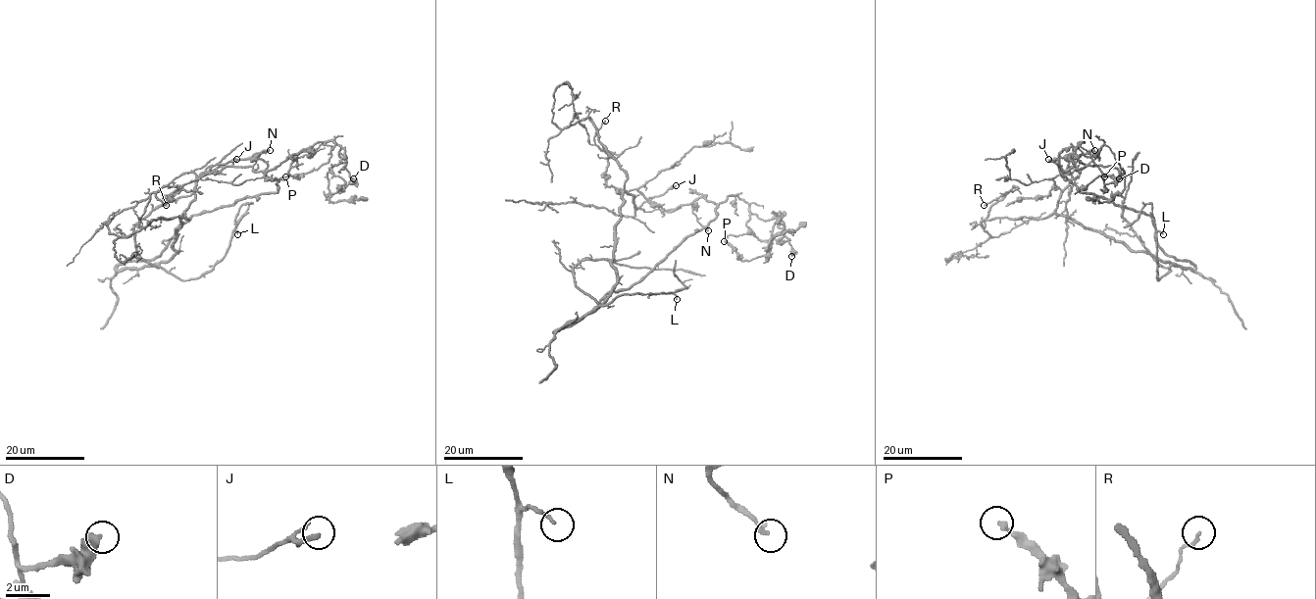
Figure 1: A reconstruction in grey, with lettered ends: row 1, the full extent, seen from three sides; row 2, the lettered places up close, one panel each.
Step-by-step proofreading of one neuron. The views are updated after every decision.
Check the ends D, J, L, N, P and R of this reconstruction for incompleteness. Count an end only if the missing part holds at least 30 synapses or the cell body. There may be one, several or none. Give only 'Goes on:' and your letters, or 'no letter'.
Goes on: no letter

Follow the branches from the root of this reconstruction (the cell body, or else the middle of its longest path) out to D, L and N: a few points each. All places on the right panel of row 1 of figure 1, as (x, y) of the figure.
D: (1057, 204), (1075, 167), (1066, 180), (1059, 152), (1079, 142), (1104, 183), (1119, 178)
L: (1057, 204), (1056, 213), (1122, 241), (1135, 251), (1167, 261), (1169, 270), (1157, 279), (1156, 232), (1163, 234)
N: (1057, 204), (1059, 193), (1072, 178), (1065, 172), (1075, 167), (1068, 167), (1070, 161), (1094, 150)

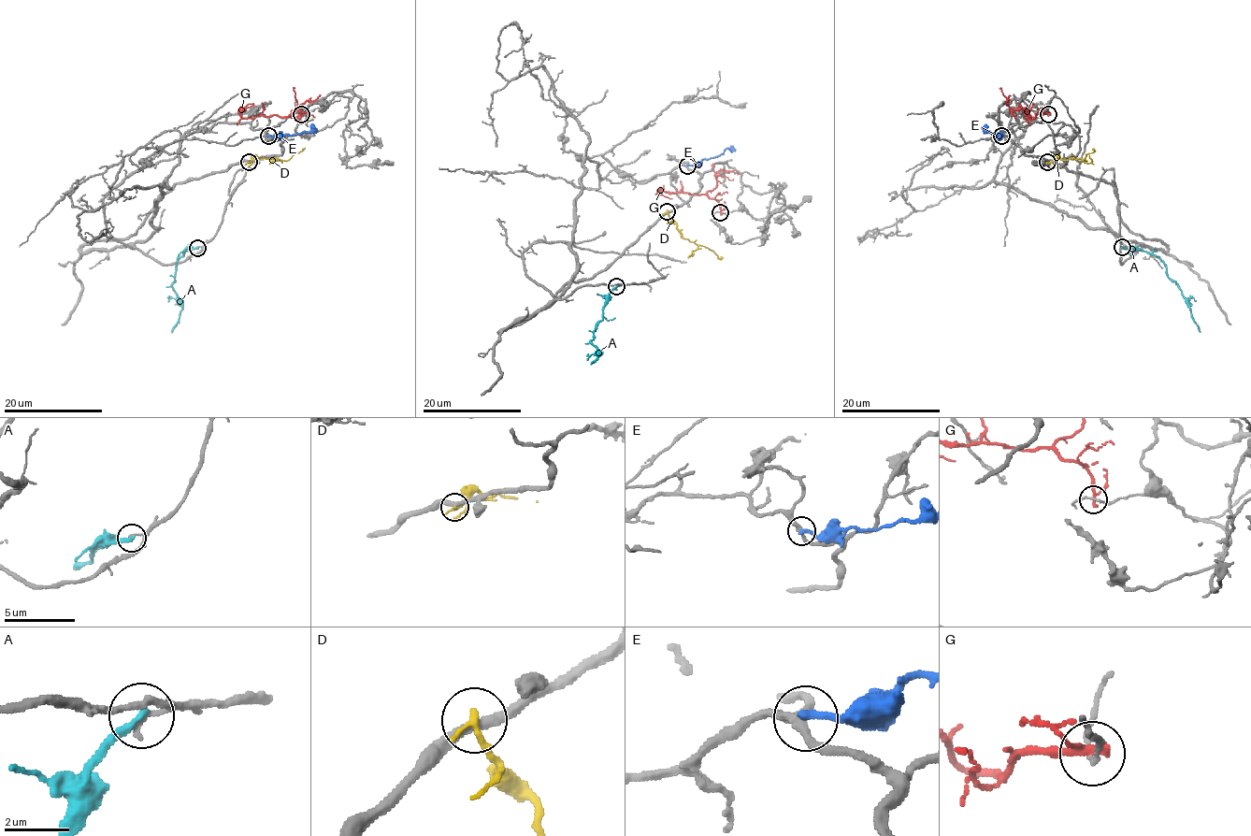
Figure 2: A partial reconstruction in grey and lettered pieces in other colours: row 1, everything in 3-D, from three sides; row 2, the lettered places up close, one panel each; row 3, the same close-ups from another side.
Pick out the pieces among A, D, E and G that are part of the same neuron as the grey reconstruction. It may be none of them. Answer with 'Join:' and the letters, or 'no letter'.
Join: no letter

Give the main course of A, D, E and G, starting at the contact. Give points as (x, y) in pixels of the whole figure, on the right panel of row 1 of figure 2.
A: (1122, 248), (1152, 252), (1165, 265), (1166, 275), (1178, 287), (1200, 331)
D: (1047, 163), (1057, 157), (1084, 160), (1095, 151), (1093, 148)
E: (1000, 136), (984, 132), (986, 129)
G: (1047, 114), (1027, 118), (1027, 112), (1034, 103)

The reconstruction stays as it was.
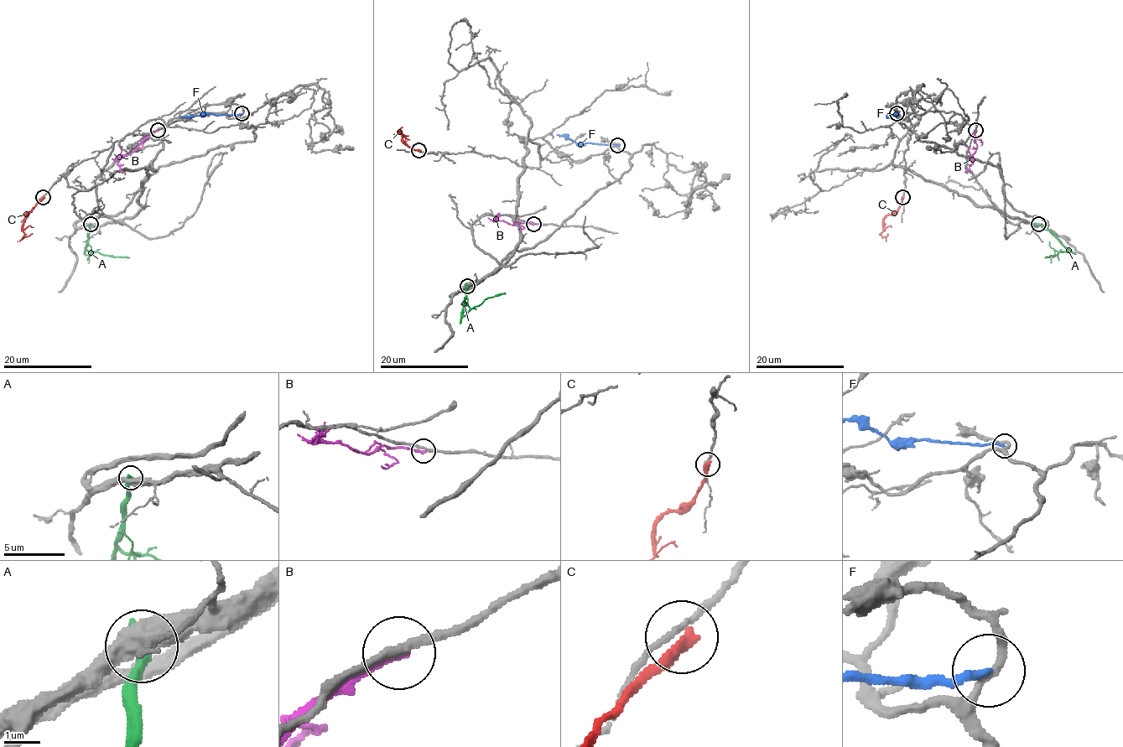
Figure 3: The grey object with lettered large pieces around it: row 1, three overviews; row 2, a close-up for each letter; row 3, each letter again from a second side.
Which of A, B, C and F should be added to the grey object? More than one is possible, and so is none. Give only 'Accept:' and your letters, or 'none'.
Accept: none

